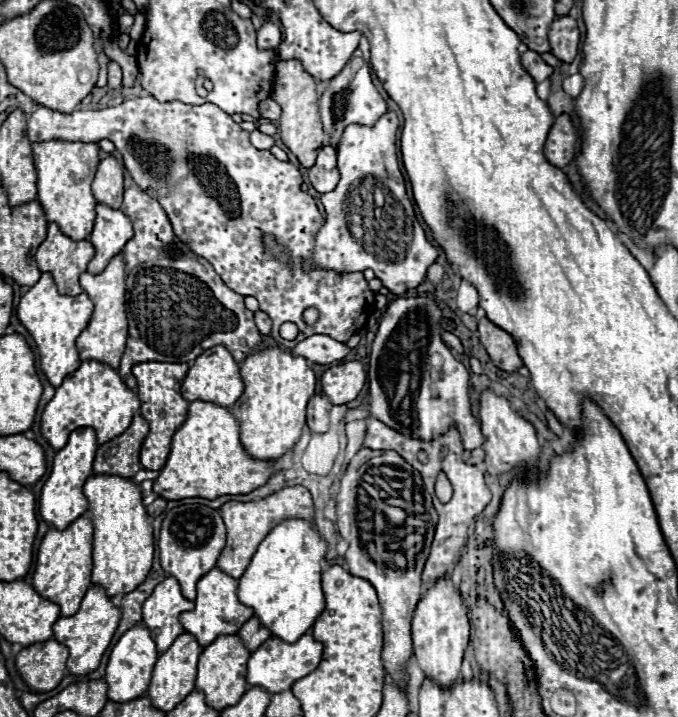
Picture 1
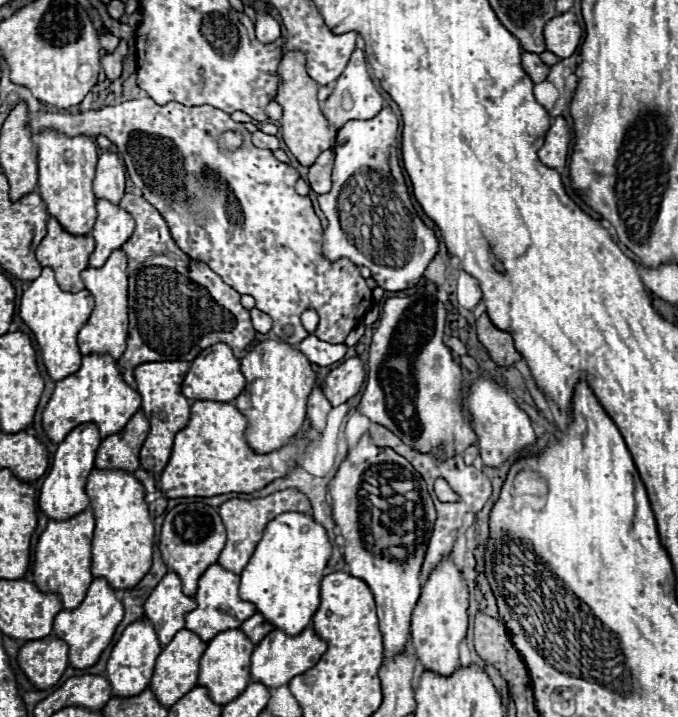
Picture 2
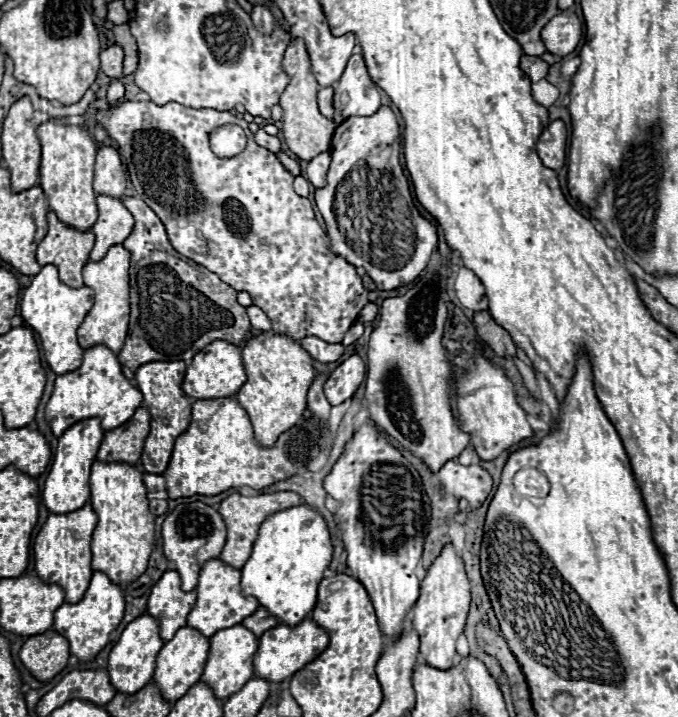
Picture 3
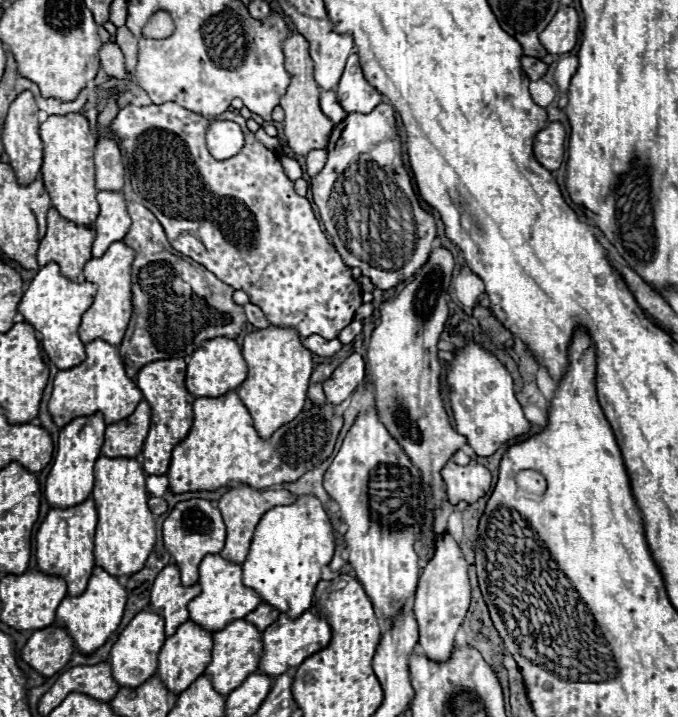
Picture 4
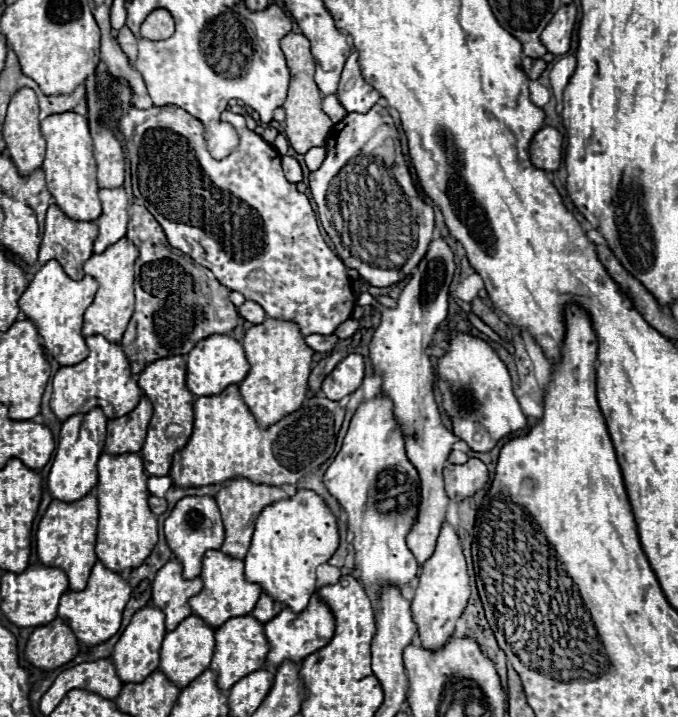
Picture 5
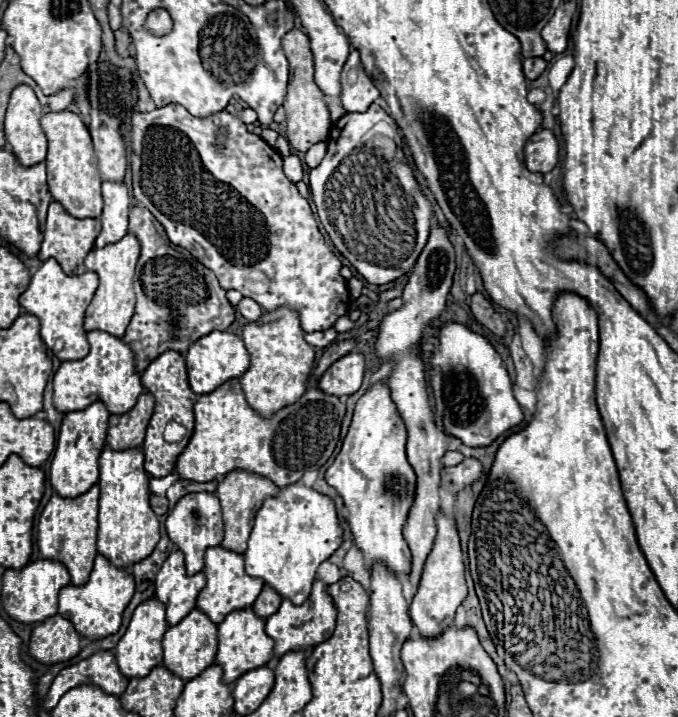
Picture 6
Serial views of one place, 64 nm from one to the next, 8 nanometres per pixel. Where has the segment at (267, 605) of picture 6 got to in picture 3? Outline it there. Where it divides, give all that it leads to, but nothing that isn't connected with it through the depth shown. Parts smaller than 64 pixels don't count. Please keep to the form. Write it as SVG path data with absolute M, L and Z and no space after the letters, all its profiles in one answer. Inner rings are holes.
M258 608L256 610L256 614L252 614L252 616L248 616L248 618L244 618L244 622L242 622L248 630L252 630L258 638L266 632L266 630L270 630L270 628L274 628L276 624L278 624L278 618L276 616L272 616L268 610L264 610L264 608Z

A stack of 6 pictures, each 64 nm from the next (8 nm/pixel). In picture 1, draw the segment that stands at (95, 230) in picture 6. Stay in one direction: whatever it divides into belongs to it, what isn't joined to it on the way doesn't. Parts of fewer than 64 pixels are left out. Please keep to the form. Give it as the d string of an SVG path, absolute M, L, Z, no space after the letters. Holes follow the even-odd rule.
M50 222L48 236L38 246L34 258L42 272L44 270L52 272L60 294L76 296L76 294L82 294L78 276L86 272L86 266L92 260L92 254L94 254L94 246L88 240L76 242L66 234L62 234L54 222Z

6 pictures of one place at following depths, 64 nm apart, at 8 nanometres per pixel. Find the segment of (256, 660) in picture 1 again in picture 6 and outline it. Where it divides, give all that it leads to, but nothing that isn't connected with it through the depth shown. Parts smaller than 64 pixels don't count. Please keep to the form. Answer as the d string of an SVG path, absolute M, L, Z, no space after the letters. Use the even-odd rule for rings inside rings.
M314 580L312 584L312 592L310 596L298 606L290 600L282 600L280 608L266 618L266 634L276 642L274 646L274 656L280 658L290 650L304 650L304 648L312 648L318 646L320 642L324 642L324 638L332 636L334 624L336 624L336 606L332 602L332 598L326 592L328 584Z

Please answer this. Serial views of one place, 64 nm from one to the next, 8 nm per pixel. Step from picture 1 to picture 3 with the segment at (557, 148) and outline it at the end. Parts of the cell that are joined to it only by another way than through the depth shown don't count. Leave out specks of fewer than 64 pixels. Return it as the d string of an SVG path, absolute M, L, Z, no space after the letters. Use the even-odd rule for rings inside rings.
M554 120L548 124L548 128L540 134L536 142L536 152L546 168L558 170L564 166L564 156L566 156L566 126L562 120Z

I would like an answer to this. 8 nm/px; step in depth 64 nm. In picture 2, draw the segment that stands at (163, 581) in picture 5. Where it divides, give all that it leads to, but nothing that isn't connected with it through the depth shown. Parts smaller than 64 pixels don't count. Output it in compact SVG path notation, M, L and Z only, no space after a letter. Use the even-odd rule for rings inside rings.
M168 572L144 602L144 618L154 624L158 640L166 646L174 634L184 628L186 612L194 608L194 596L186 596L180 588L178 574Z

